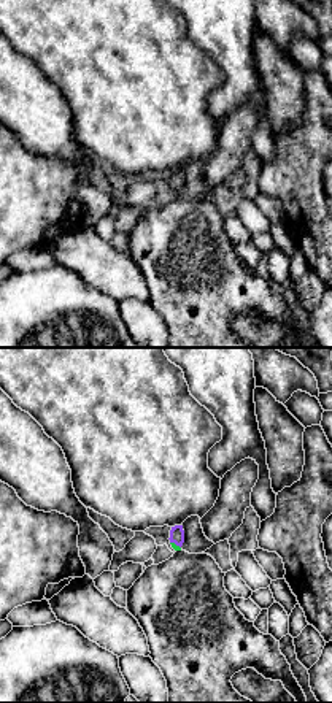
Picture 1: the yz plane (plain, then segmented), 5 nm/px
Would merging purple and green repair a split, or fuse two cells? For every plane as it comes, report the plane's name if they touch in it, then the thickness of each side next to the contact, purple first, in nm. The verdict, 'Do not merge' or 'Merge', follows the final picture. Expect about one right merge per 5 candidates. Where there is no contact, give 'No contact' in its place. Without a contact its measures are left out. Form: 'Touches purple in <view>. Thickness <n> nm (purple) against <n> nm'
Touches purple in yz. Thickness 80 nm (purple) against 30 nm

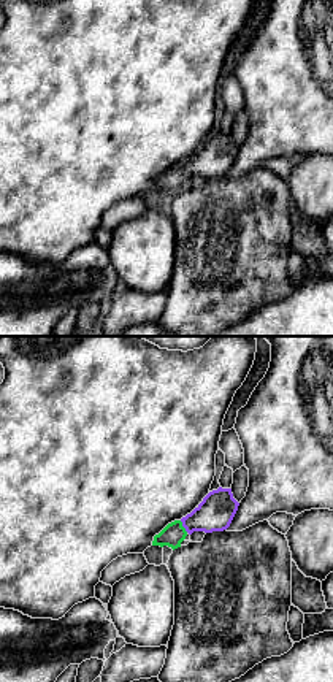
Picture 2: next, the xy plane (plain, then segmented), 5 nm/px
Touches purple in xy. Thickness 180 nm (purple) against 110 nm

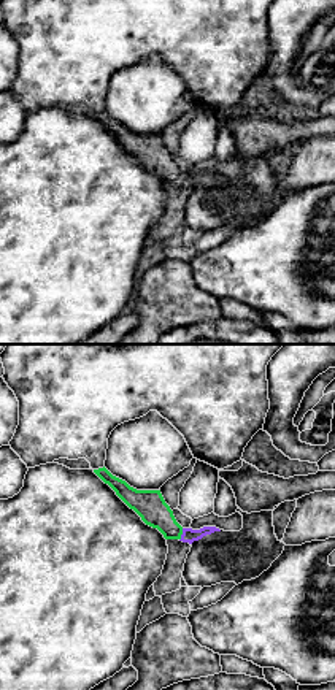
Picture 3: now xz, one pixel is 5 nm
Touches purple in xz. Thickness 70 nm (purple) against 160 nm

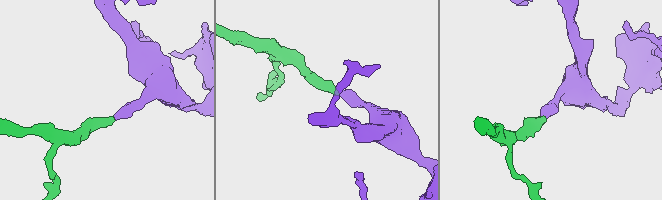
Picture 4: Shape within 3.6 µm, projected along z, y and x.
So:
Merge

